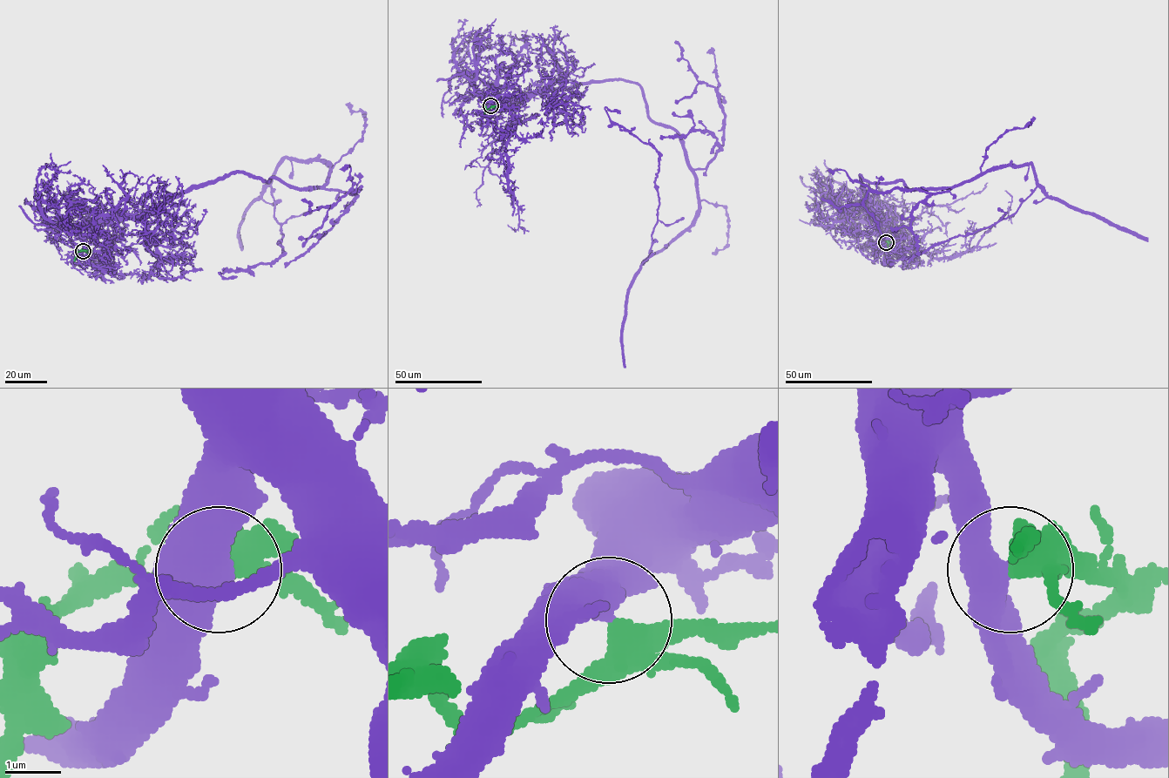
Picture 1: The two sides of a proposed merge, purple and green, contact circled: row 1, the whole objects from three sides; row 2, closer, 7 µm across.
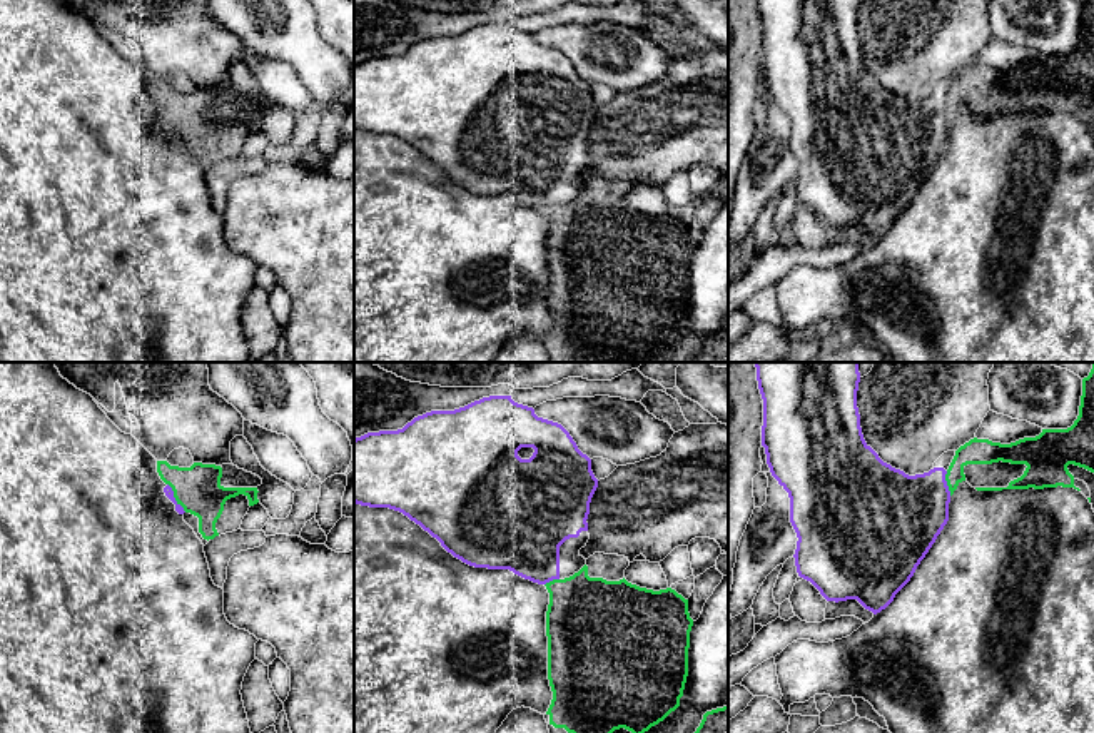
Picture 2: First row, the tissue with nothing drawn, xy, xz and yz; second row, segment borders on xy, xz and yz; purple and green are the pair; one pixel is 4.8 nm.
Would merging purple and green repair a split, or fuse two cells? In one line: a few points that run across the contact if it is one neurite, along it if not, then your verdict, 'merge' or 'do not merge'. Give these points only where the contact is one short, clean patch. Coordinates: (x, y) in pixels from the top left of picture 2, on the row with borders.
merge

